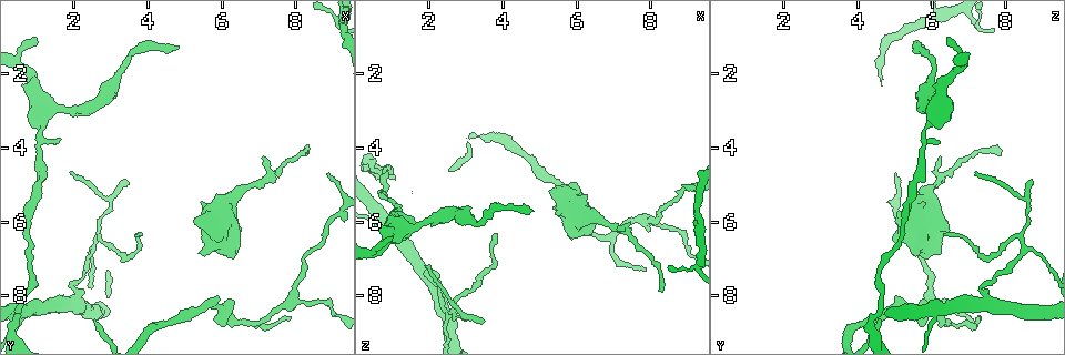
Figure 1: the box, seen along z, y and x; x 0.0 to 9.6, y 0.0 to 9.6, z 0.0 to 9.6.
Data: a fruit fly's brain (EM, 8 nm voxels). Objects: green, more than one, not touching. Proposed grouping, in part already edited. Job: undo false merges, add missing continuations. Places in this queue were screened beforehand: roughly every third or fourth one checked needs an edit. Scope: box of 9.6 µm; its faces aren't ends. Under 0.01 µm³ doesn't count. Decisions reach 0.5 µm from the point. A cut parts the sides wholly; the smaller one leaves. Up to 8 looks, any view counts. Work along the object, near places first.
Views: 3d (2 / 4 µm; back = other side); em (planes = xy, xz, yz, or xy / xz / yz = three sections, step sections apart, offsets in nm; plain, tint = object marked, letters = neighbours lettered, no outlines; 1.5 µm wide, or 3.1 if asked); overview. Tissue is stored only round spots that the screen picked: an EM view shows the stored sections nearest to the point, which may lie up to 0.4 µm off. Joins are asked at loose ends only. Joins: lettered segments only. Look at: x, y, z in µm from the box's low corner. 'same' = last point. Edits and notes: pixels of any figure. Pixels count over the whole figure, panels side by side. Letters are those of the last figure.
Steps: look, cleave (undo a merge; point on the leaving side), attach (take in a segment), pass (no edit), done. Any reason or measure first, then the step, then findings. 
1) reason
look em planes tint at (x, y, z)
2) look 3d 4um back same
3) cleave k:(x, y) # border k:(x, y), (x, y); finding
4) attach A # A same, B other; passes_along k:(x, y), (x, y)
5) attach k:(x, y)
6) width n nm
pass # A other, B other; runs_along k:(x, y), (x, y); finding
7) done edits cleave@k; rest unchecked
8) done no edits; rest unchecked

stops while still wide
look 3d 4um at (5.95, 6.55, 5.05)

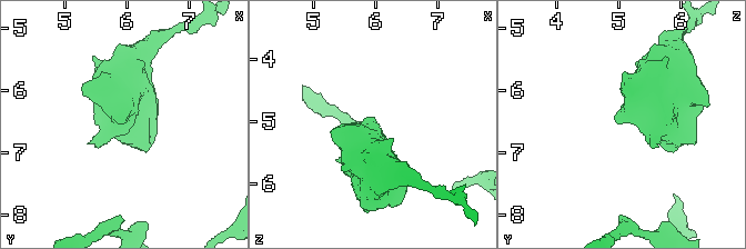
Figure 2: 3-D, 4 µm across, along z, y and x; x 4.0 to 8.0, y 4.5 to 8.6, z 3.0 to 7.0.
look em xy step 4 tint at (5.90, 6.55, 5.05)

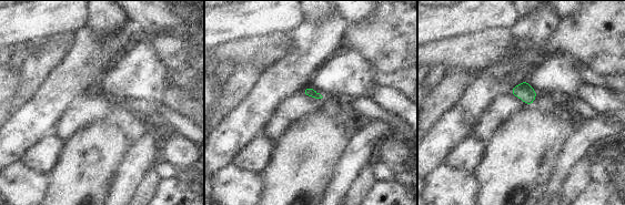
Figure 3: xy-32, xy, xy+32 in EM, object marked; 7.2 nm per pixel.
another direction
look em planes letters same

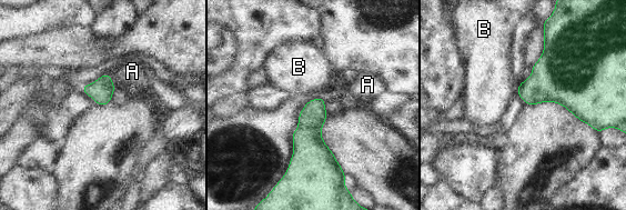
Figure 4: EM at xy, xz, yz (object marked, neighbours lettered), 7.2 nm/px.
pass # A other, B other; border 4:(109, 73), (115, 88); none of them fits

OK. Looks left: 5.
branch stops here
look 3d 2um at (3.80, 6.30, 6.30)

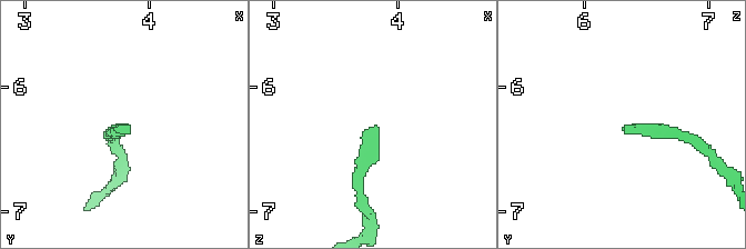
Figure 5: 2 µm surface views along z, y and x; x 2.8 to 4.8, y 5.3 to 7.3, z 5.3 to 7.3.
now the EM
look em planes letters at (3.82, 6.32, 6.32)

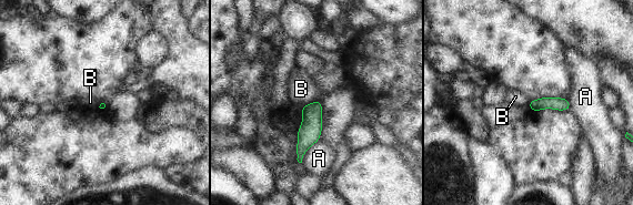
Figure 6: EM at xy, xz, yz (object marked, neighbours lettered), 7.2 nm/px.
width 70 nm; longest_contact A 220 nm
pass # A other, B other; no lettered segment goes on from it

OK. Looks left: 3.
an open end
look 3d 2um at (3.40, 4.80, 8.75)

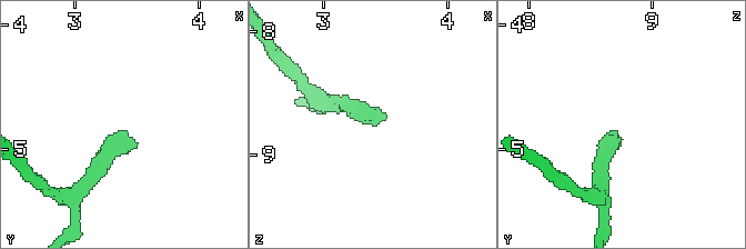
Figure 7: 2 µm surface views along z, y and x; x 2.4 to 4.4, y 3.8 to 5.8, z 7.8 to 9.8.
now the EM
look em planes letters at (3.44, 4.86, 8.70)

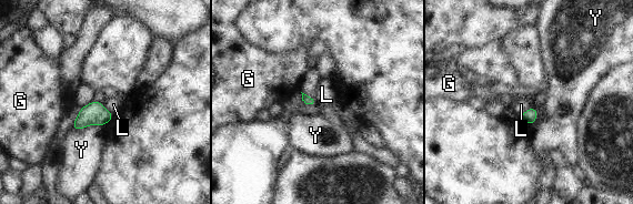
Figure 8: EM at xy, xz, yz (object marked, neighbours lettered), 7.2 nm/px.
pass # G other, L other, Y other; border 8:(534, 106), (531, 106), (519, 118); no lettered segment goes on from it

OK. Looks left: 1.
done no edits; rest unchecked

